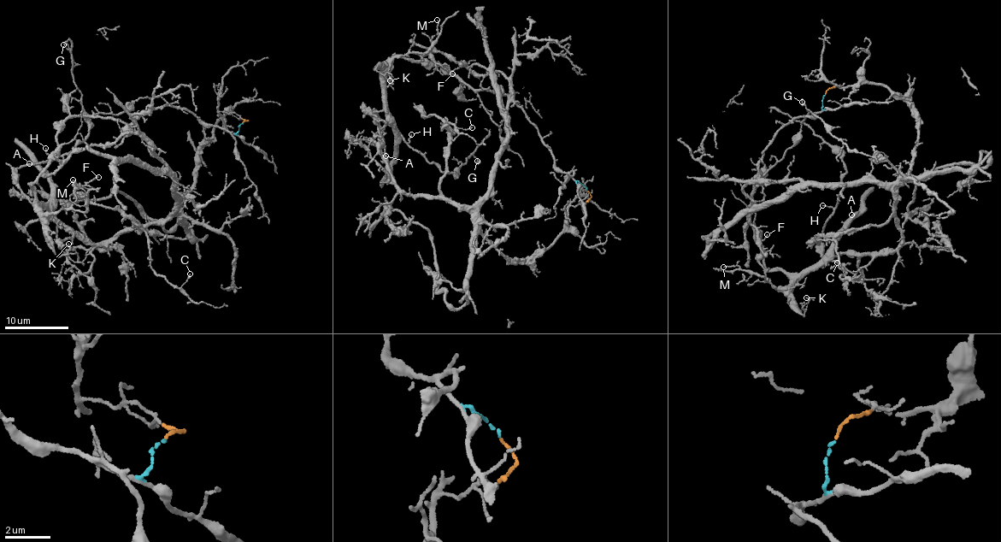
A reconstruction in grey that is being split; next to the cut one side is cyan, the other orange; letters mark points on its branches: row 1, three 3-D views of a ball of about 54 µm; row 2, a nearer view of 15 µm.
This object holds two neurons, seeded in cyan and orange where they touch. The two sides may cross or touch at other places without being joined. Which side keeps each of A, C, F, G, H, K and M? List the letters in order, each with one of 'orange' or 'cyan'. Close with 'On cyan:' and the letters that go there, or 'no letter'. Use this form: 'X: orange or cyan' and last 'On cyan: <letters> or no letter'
A: cyan
C: orange
F: cyan
G: cyan
H: cyan
K: cyan
M: cyan
On cyan: A, F, G, H, K, M

